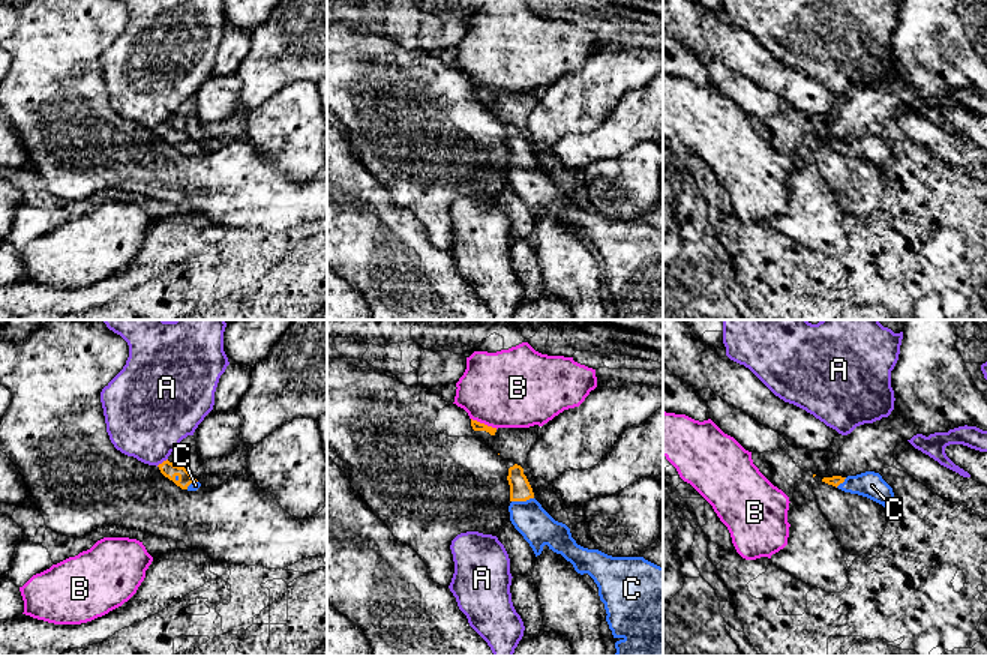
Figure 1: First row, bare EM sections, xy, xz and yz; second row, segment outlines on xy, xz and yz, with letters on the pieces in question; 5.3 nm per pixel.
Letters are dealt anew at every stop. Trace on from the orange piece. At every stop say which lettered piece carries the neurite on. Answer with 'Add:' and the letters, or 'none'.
Add: C

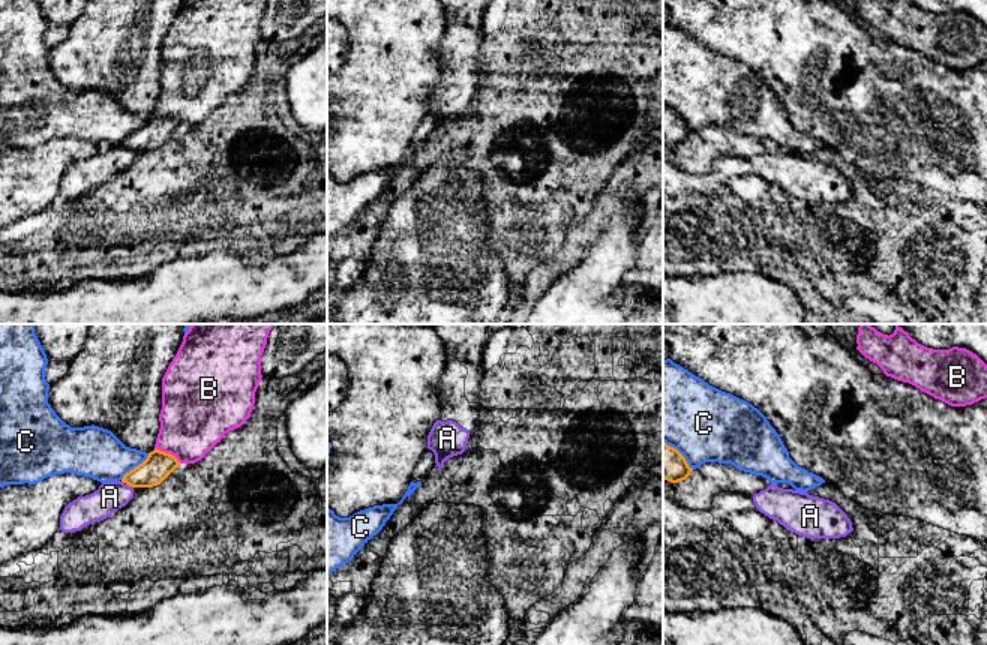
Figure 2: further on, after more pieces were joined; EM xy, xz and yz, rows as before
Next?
Add: none

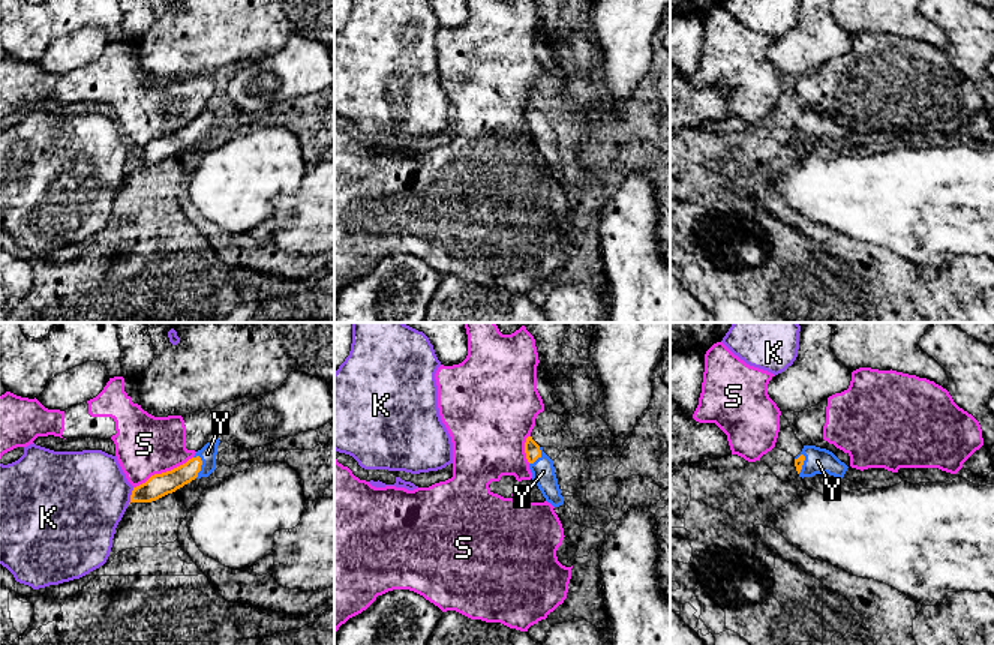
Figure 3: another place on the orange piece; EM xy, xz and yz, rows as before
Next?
Add: Y

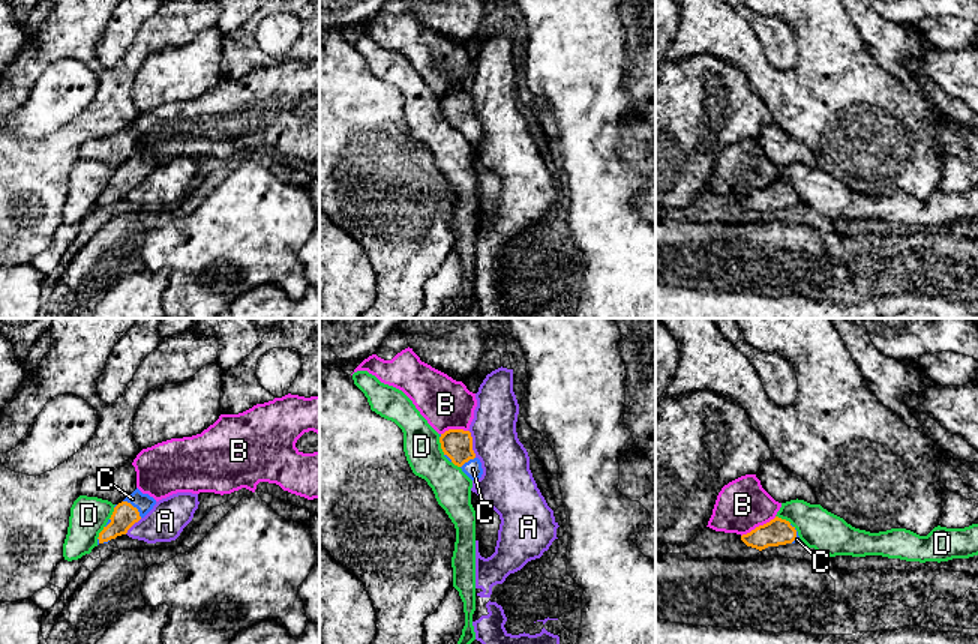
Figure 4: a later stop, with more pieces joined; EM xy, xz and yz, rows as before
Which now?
Add: C

